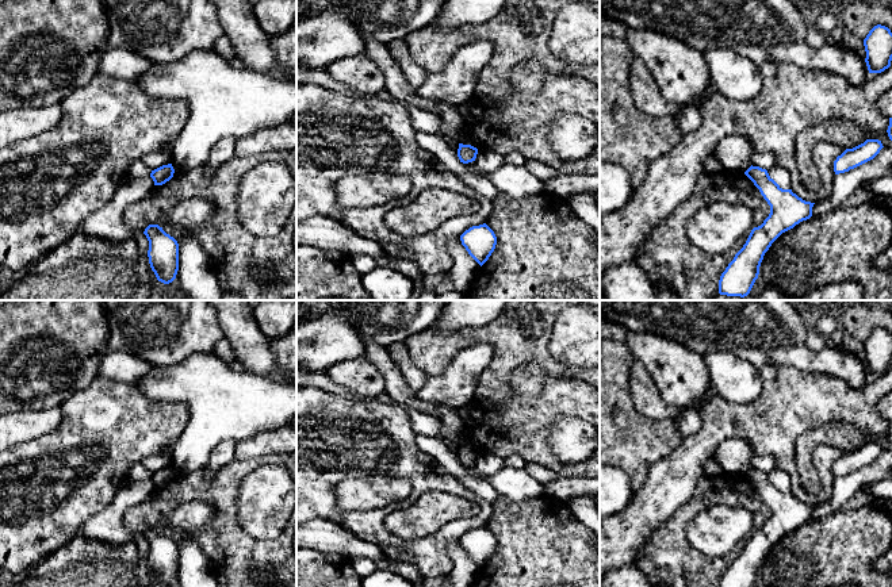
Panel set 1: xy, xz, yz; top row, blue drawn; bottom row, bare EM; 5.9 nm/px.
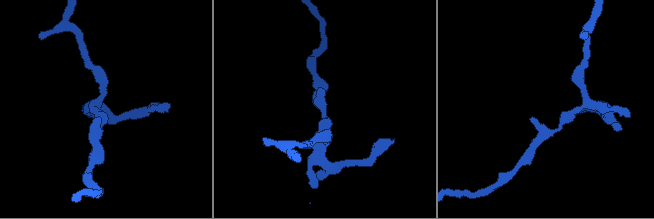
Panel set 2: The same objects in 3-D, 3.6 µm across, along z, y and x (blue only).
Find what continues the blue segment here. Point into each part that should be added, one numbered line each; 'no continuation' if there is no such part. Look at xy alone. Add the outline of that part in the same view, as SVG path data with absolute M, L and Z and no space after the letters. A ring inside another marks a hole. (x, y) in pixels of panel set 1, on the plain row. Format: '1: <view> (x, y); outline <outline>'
no continuation

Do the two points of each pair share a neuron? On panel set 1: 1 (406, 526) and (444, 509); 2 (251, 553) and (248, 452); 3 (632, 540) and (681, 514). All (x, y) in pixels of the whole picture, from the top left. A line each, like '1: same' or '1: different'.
1: same
2: different
3: different

